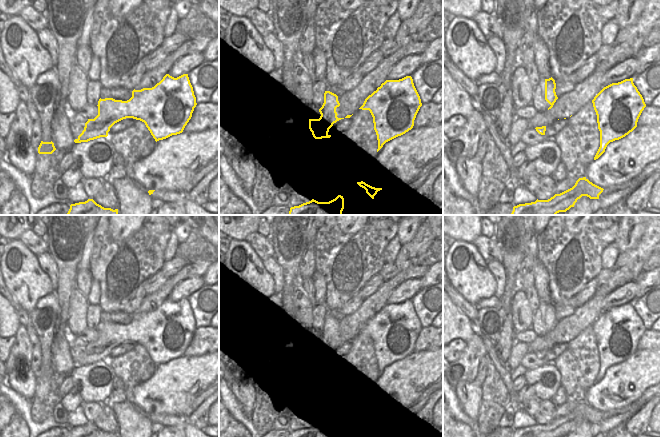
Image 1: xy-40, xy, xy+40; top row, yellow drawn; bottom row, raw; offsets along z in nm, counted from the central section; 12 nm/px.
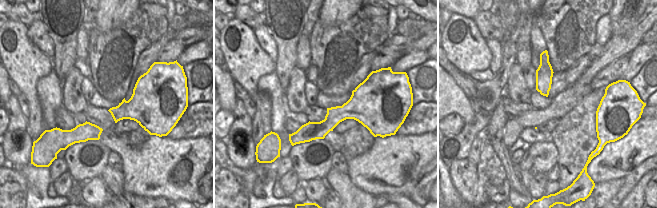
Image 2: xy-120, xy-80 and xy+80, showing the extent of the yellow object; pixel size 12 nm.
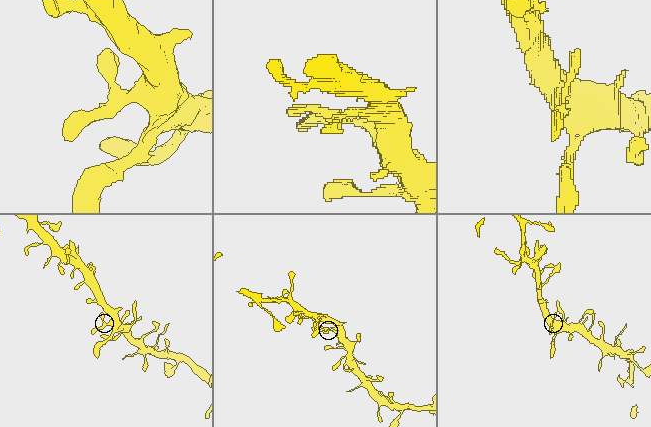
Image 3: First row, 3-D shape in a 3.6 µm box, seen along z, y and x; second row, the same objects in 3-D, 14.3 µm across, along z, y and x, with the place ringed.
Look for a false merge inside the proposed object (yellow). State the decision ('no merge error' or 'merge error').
no merge error

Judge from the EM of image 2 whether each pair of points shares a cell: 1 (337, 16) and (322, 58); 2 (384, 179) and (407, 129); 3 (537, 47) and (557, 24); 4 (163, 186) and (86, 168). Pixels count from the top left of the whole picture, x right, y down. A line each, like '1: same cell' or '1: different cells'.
1: different cells
2: different cells
3: different cells
4: different cells

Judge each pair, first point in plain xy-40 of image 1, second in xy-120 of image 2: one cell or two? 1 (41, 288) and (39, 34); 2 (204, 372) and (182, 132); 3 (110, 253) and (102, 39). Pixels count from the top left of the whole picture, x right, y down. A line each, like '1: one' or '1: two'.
1: two
2: two
3: one

